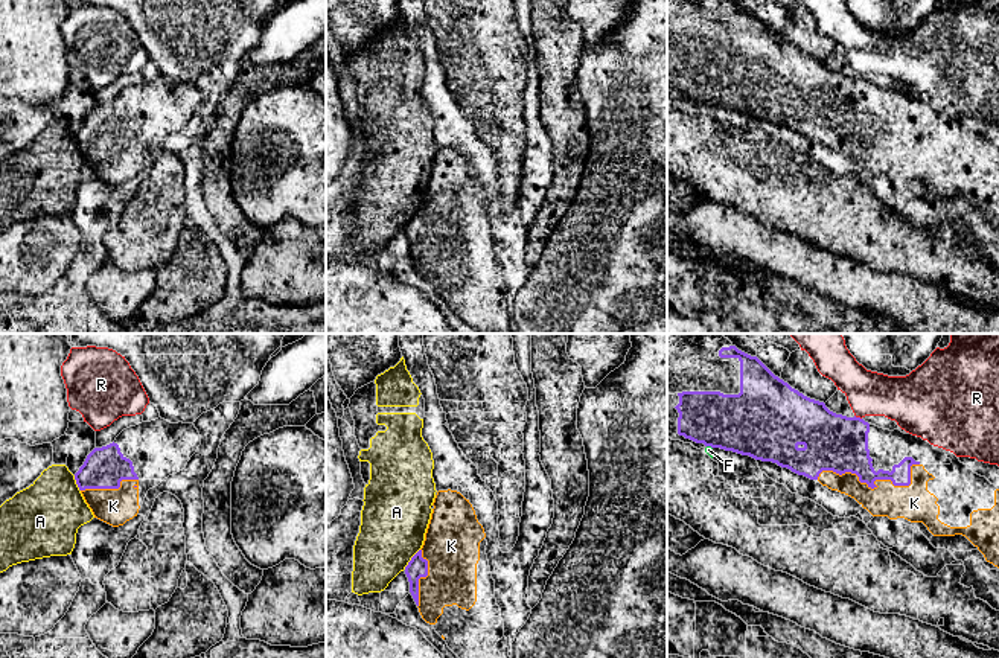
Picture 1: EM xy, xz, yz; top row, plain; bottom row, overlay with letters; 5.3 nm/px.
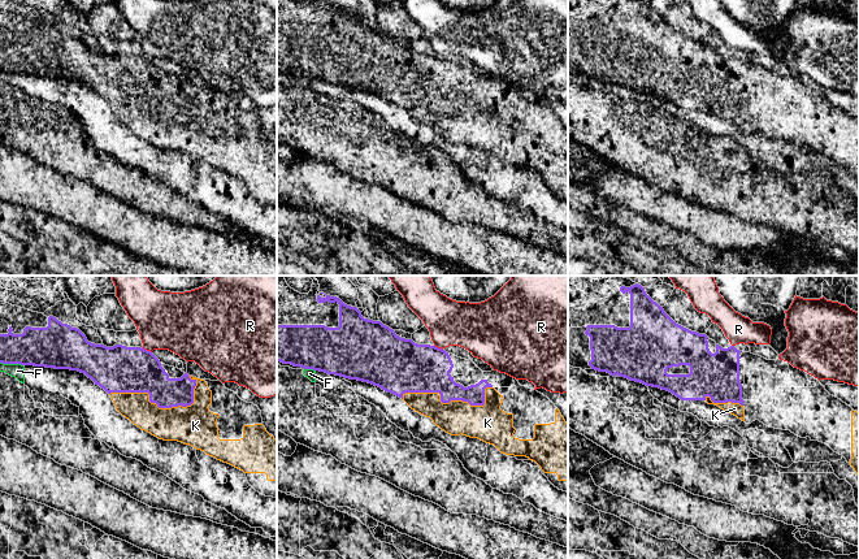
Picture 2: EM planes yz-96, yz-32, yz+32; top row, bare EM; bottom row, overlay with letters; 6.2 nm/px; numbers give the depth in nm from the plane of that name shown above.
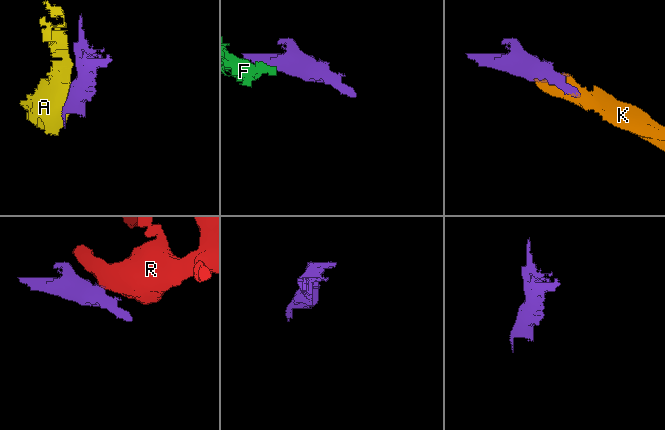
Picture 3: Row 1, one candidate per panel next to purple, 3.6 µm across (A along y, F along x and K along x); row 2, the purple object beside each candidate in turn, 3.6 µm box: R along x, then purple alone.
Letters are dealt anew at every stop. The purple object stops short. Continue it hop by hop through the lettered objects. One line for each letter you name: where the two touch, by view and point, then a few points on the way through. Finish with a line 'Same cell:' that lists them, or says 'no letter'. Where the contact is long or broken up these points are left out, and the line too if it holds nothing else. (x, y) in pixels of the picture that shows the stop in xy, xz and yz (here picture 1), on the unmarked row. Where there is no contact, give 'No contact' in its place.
K: Touches purple at yz (874, 143)
Same cell: K

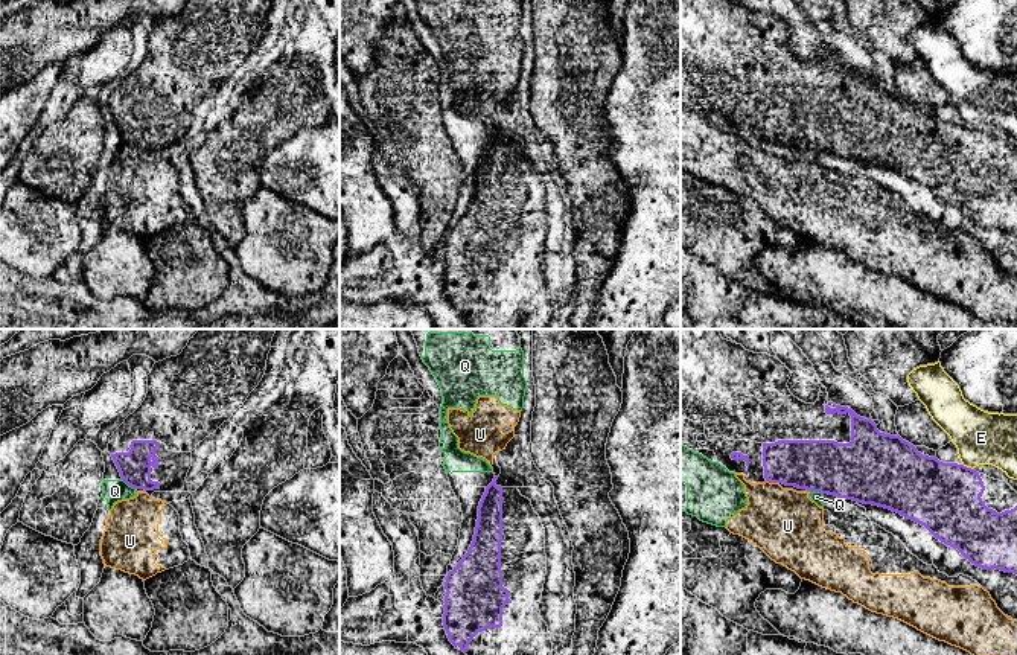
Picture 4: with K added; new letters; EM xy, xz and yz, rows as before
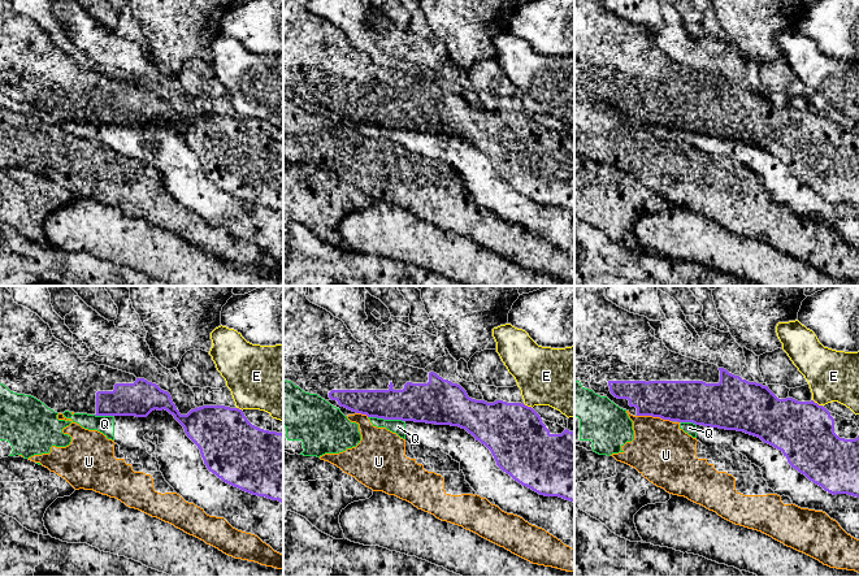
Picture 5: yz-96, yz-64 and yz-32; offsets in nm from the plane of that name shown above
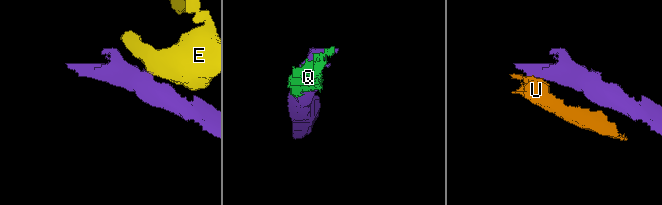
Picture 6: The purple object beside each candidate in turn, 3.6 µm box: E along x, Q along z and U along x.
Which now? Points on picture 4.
Same cell: no letter

